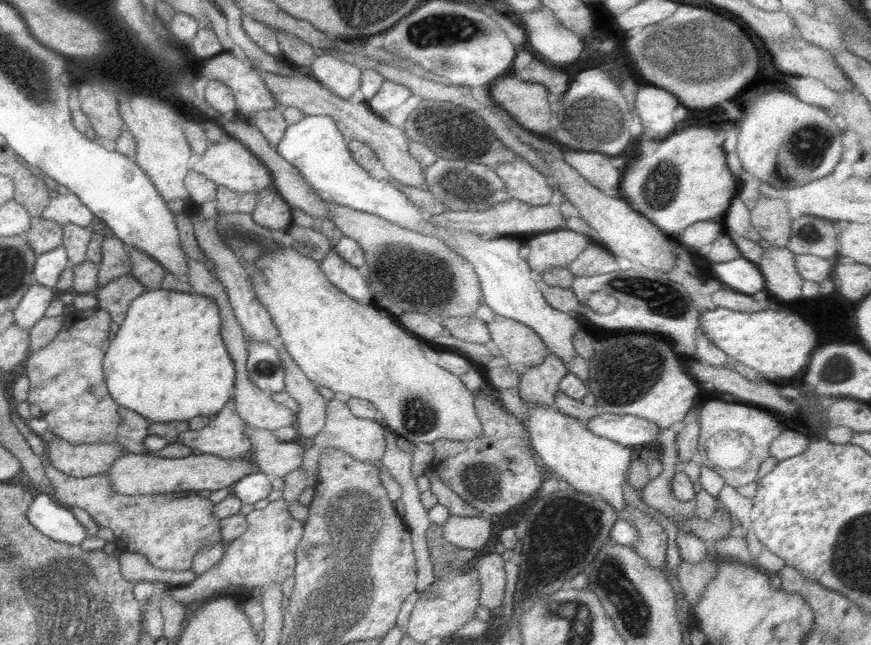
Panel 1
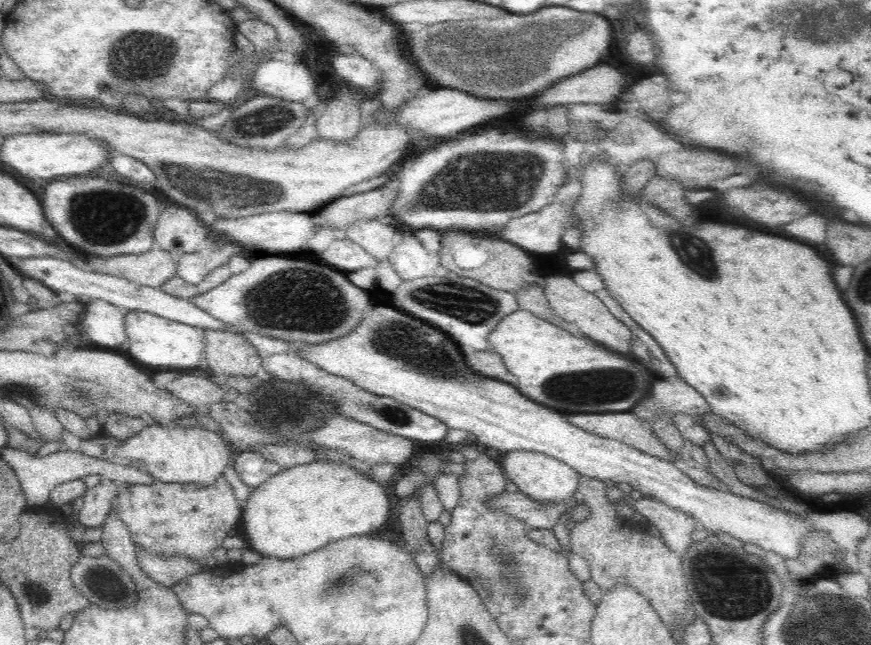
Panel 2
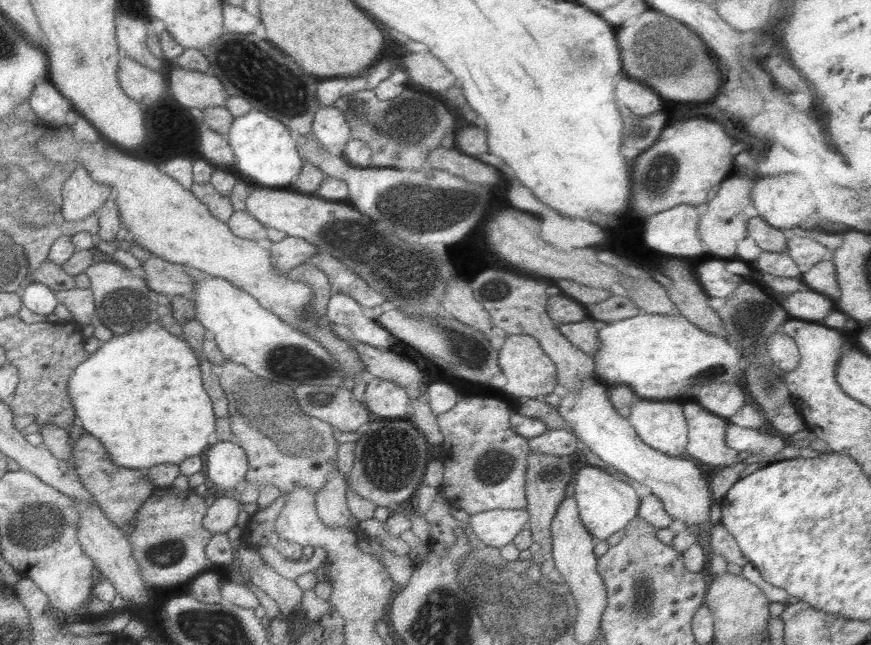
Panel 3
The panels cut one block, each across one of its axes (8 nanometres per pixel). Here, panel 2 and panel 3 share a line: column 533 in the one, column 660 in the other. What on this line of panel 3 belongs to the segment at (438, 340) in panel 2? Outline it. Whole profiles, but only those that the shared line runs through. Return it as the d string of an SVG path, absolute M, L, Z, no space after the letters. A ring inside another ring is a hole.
M639 398L631 404L631 412L629 412L627 420L635 428L637 438L647 448L653 448L655 452L661 452L663 456L673 456L673 458L681 458L687 454L689 428L687 428L687 420L685 420L681 404L677 404L673 400L659 400L657 402L657 400Z

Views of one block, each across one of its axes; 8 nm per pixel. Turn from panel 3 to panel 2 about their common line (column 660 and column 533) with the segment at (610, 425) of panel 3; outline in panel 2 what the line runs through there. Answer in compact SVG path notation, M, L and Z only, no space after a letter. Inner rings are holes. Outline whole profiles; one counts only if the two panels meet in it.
M508 452L508 454L504 454L502 468L504 468L506 478L510 478L520 488L520 492L524 492L526 496L530 496L536 502L560 502L560 500L568 500L570 496L578 494L578 490L576 490L578 472L572 466L568 466L556 458L550 458L550 456L544 456L538 452Z

